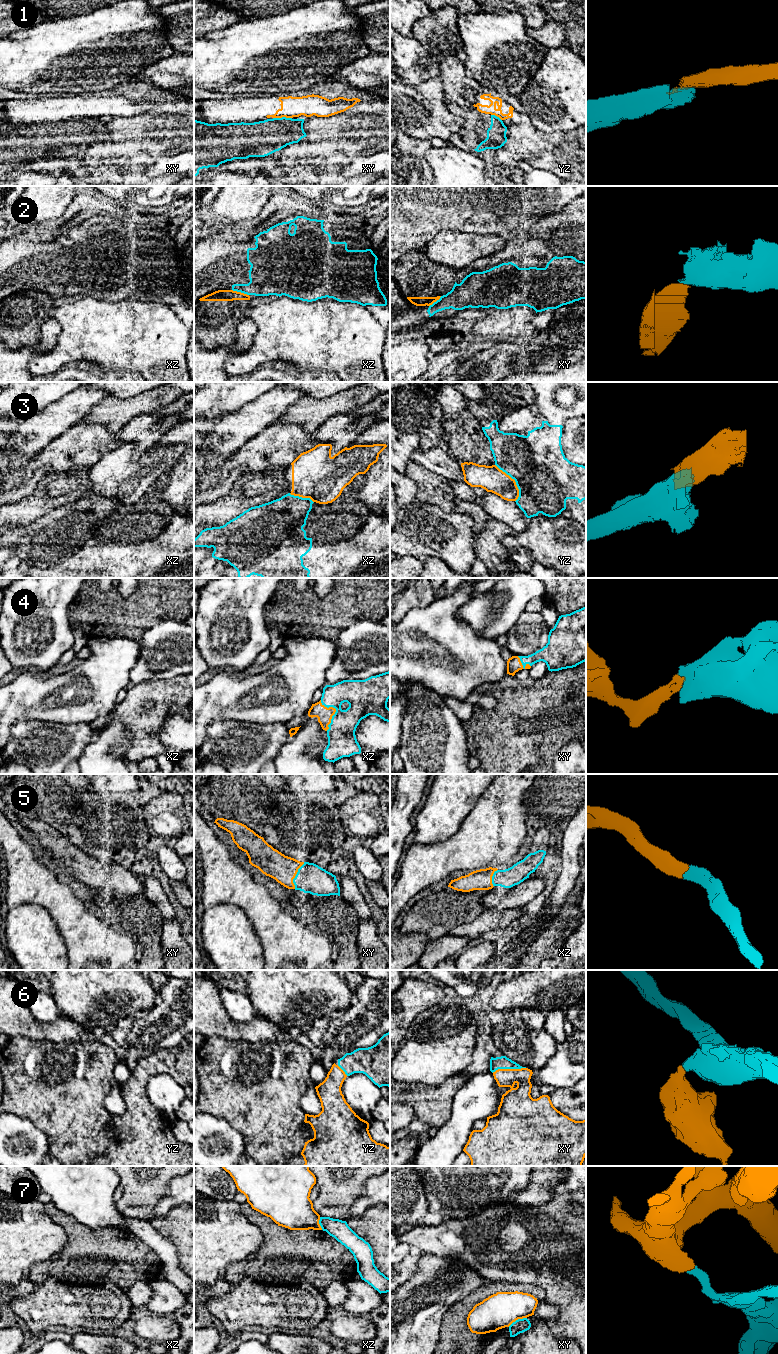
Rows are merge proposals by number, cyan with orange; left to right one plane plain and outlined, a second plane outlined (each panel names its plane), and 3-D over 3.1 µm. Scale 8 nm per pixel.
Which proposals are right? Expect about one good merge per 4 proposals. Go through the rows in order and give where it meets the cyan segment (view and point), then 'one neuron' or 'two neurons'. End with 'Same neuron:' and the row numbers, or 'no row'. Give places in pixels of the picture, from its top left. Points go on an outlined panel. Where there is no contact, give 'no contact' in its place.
1: contact xy (282, 117); two neurons
2: contact xz (240, 291); two neurons
3: contact yz (515, 481); two neurons
4: contact xz (335, 712); one neuron
5: contact xy (296, 875); one neuron
6: contact xy (508, 1068); one neuron
7: contact xy (518, 1319); two neurons
Same neuron: 4, 5, 6

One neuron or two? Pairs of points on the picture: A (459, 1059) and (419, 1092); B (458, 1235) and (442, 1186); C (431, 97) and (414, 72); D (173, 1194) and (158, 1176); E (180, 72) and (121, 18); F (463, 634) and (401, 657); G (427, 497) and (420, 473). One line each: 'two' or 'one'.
A: two
B: two
C: two
D: two
E: two
F: one
G: one

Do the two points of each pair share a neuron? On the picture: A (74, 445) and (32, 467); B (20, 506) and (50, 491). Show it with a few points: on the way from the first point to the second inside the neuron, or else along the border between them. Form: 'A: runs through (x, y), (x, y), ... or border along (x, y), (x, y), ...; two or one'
A: runs through (64, 454), (50, 455), (42, 459); one
B: runs through (27, 502), (43, 491); one

